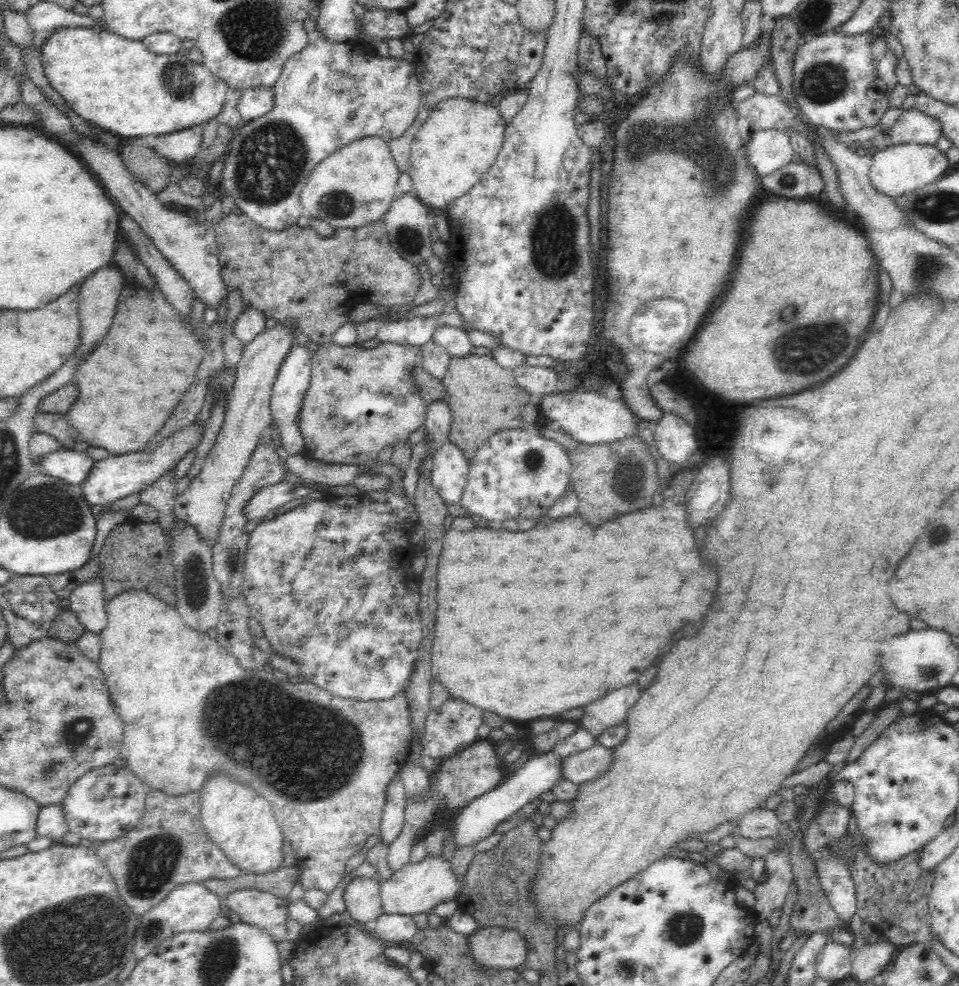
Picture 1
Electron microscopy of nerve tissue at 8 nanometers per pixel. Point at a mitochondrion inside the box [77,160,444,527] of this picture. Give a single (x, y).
(338, 205)

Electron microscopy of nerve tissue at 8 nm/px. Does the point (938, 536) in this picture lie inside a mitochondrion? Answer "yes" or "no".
no

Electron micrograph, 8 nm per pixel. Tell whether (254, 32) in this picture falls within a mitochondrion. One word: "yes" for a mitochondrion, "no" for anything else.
yes

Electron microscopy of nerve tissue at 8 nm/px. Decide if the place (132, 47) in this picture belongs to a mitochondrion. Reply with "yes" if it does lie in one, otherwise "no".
no

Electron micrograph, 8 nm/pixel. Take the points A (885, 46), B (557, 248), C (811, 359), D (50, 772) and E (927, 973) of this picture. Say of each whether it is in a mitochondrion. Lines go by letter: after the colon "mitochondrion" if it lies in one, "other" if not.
A: other
B: mitochondrion
C: mitochondrion
D: mitochondrion
E: mitochondrion

